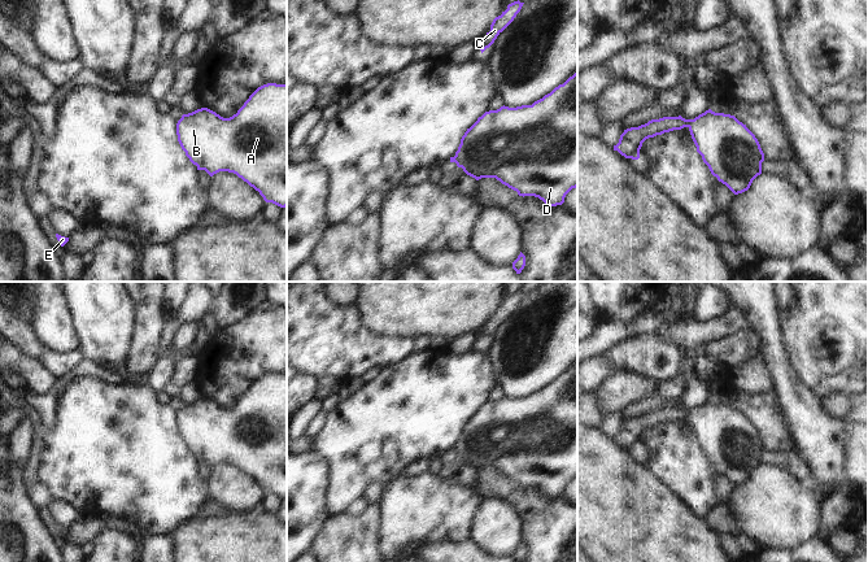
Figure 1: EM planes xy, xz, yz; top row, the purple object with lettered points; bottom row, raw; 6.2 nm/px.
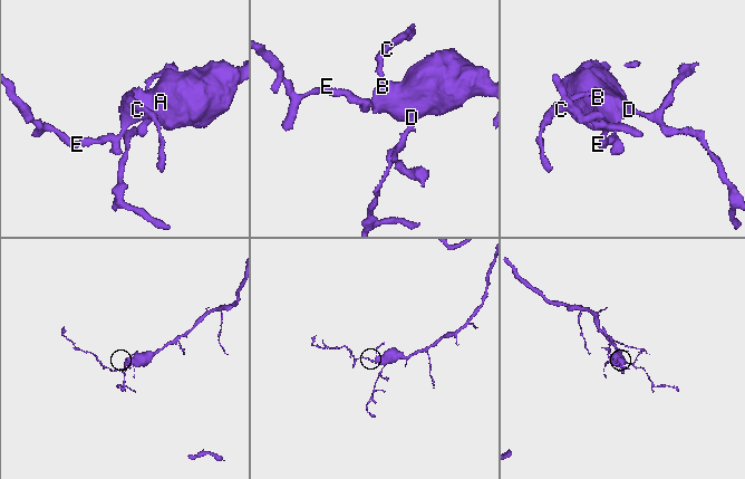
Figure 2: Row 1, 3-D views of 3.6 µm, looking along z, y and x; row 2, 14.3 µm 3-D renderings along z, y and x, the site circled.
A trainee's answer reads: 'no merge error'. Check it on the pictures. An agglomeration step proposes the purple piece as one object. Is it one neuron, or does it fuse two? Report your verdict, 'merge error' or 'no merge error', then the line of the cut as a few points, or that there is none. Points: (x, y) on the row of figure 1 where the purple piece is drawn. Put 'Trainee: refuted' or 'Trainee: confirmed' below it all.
no merge error; cut none
Trainee: confirmed

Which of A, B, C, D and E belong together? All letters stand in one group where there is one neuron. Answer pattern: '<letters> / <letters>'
A B C D E

